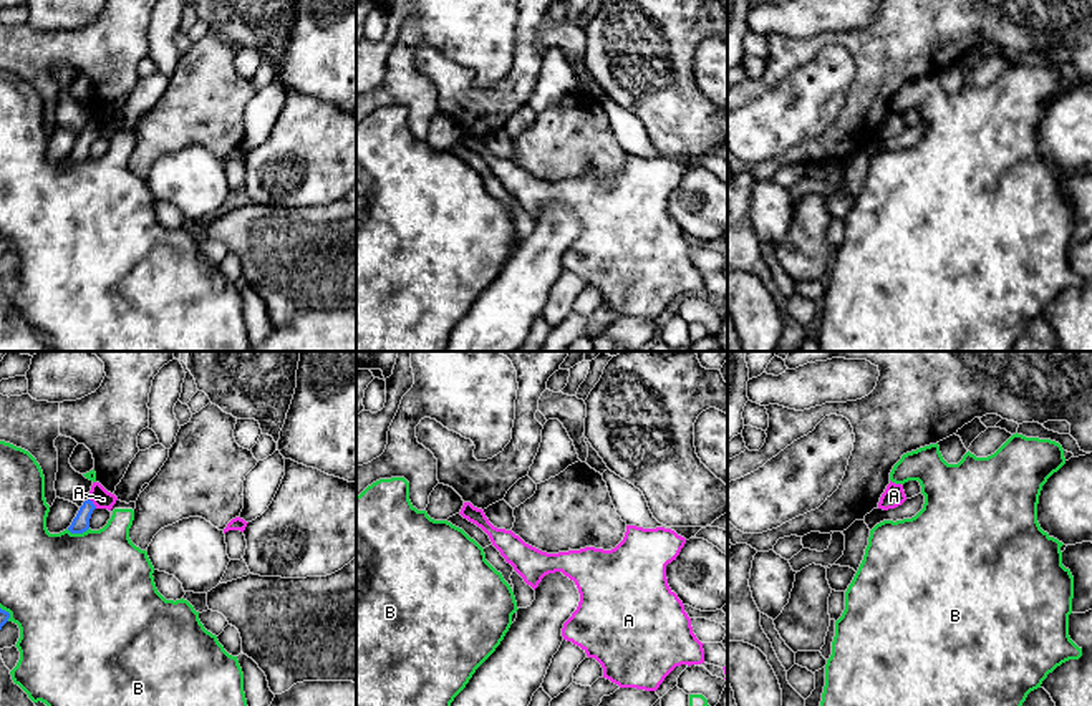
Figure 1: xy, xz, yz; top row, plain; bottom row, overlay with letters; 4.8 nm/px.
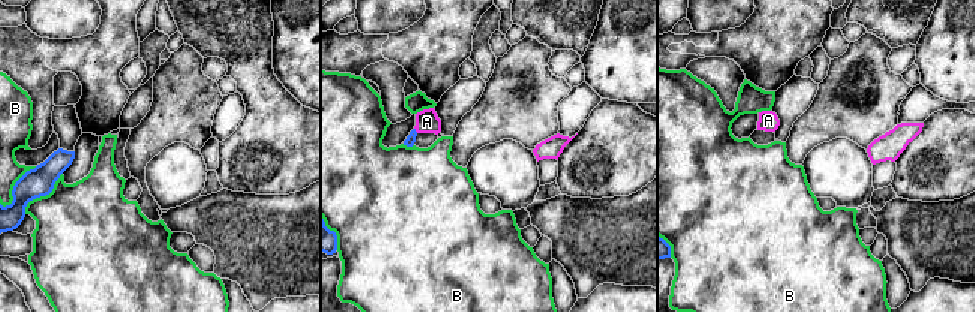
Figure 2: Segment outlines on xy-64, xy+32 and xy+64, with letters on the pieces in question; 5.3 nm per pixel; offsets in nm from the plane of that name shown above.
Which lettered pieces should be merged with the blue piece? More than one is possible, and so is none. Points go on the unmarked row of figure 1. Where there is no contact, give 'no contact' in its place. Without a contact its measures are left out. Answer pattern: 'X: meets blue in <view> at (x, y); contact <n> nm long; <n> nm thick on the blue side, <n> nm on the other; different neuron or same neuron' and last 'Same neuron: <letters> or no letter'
A: meets blue in xy at (91, 131); contact 70 nm long; 90 nm thick on the blue side, 90 nm on the other; same neuron
B: meets blue in xy at (77, 161); contact 110 nm long; 90 nm thick on the blue side, 500 nm on the other; different neuron
Same neuron: A

